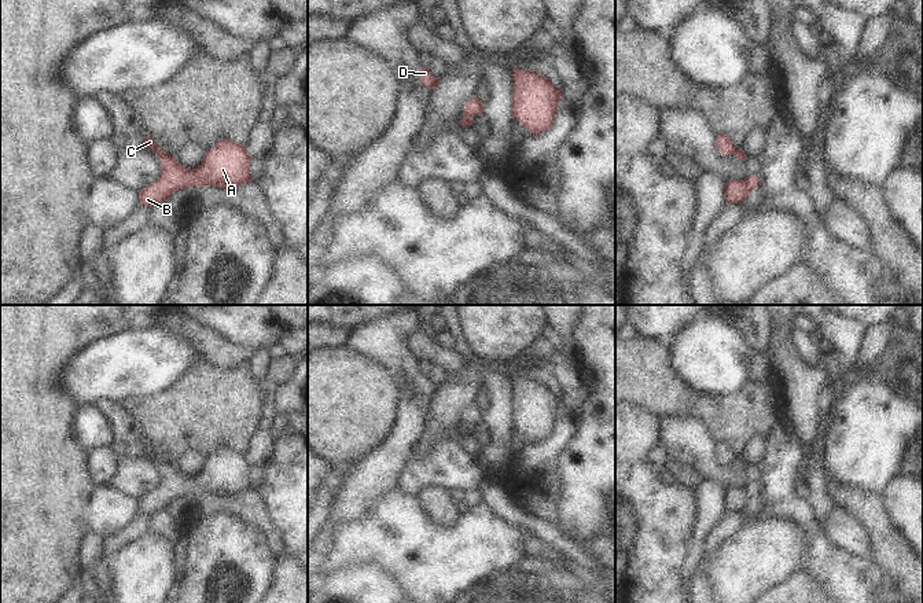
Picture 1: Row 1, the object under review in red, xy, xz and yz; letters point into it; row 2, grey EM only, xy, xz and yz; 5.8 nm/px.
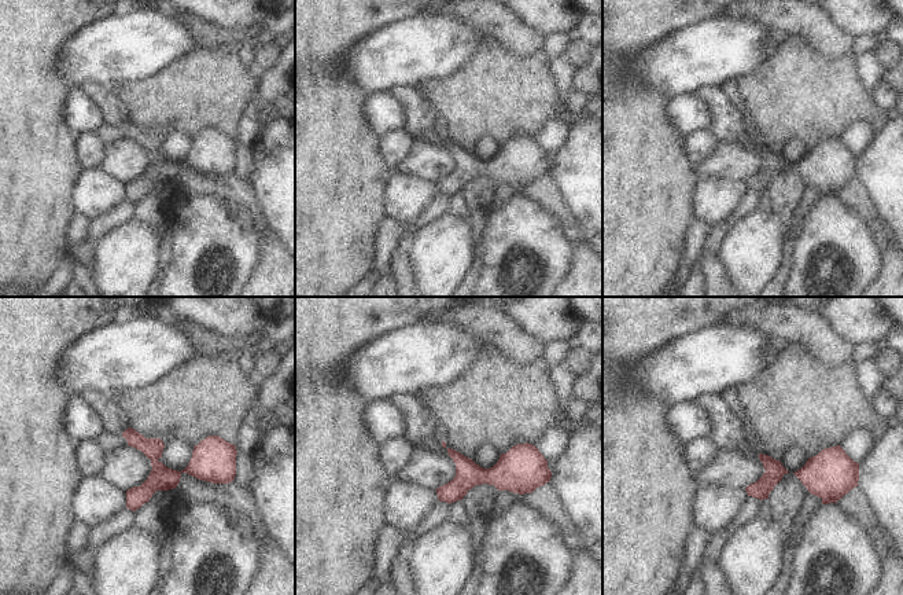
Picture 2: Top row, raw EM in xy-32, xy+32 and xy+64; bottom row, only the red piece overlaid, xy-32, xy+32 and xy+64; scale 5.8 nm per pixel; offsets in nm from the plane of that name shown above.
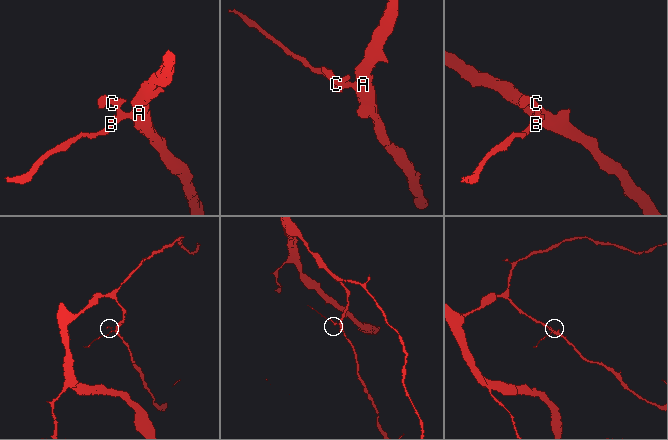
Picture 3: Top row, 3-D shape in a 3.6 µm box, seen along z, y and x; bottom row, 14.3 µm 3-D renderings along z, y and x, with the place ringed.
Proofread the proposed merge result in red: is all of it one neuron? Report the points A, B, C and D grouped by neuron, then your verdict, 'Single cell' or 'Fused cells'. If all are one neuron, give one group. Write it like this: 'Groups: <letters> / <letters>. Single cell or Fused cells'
Groups: A B / C D. Fused cells.

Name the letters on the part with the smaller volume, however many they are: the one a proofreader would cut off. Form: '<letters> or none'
C, D

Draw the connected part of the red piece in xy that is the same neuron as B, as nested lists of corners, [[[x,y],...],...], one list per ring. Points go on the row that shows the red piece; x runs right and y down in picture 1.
[[[220,140],[205,152],[202,163],[188,169],[168,154],[158,154],[161,177],[150,187],[139,190],[140,205],[152,207],[188,187],[213,185],[224,190],[238,188],[251,181],[251,157],[244,146],[233,140]]]

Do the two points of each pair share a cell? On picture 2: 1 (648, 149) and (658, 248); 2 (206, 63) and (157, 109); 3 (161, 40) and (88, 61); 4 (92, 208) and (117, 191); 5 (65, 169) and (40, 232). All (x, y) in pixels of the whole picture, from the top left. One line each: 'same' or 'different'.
1: same
2: same
3: same
4: same
5: same

